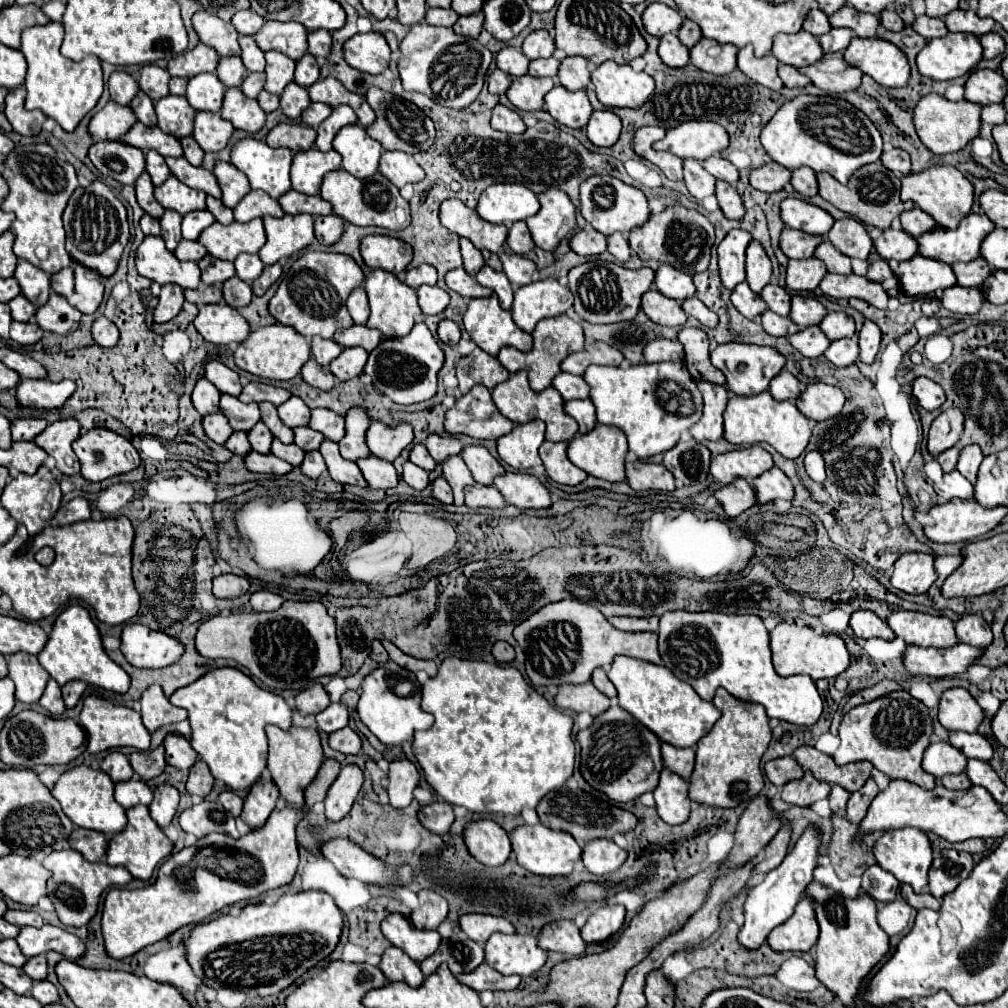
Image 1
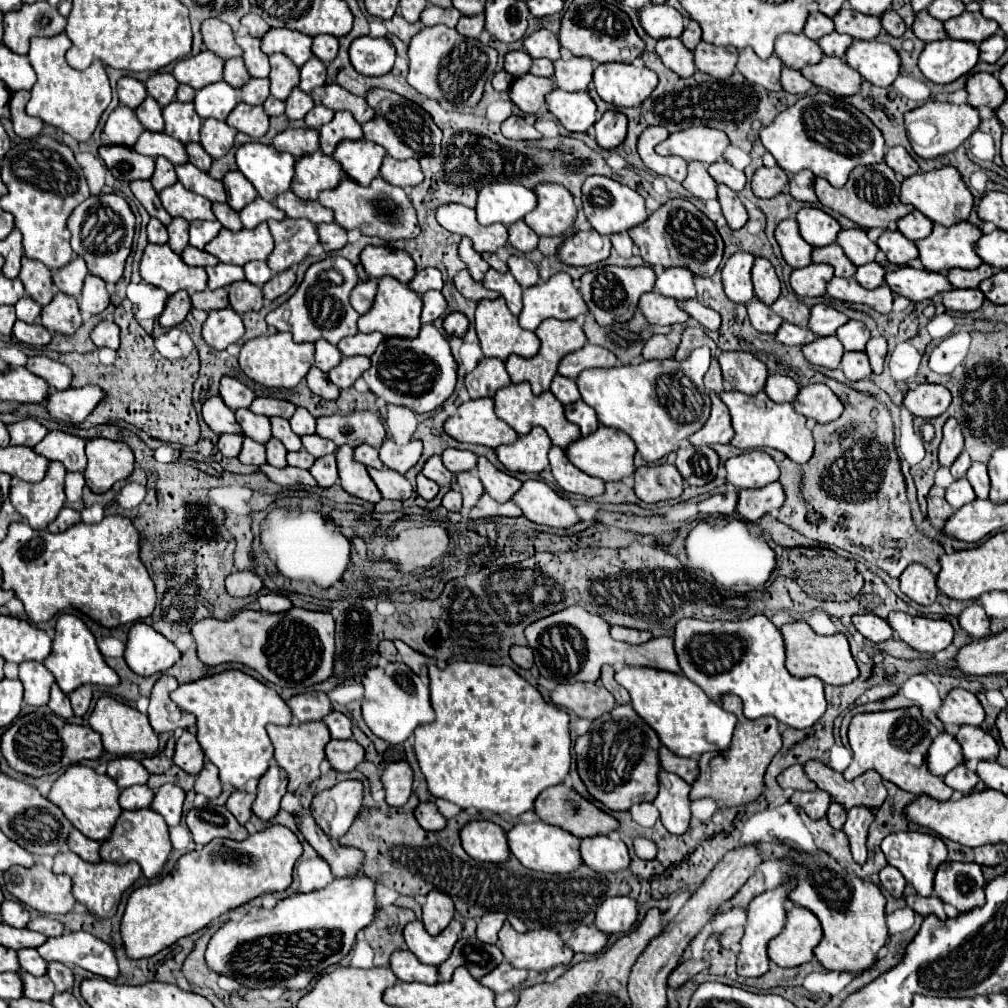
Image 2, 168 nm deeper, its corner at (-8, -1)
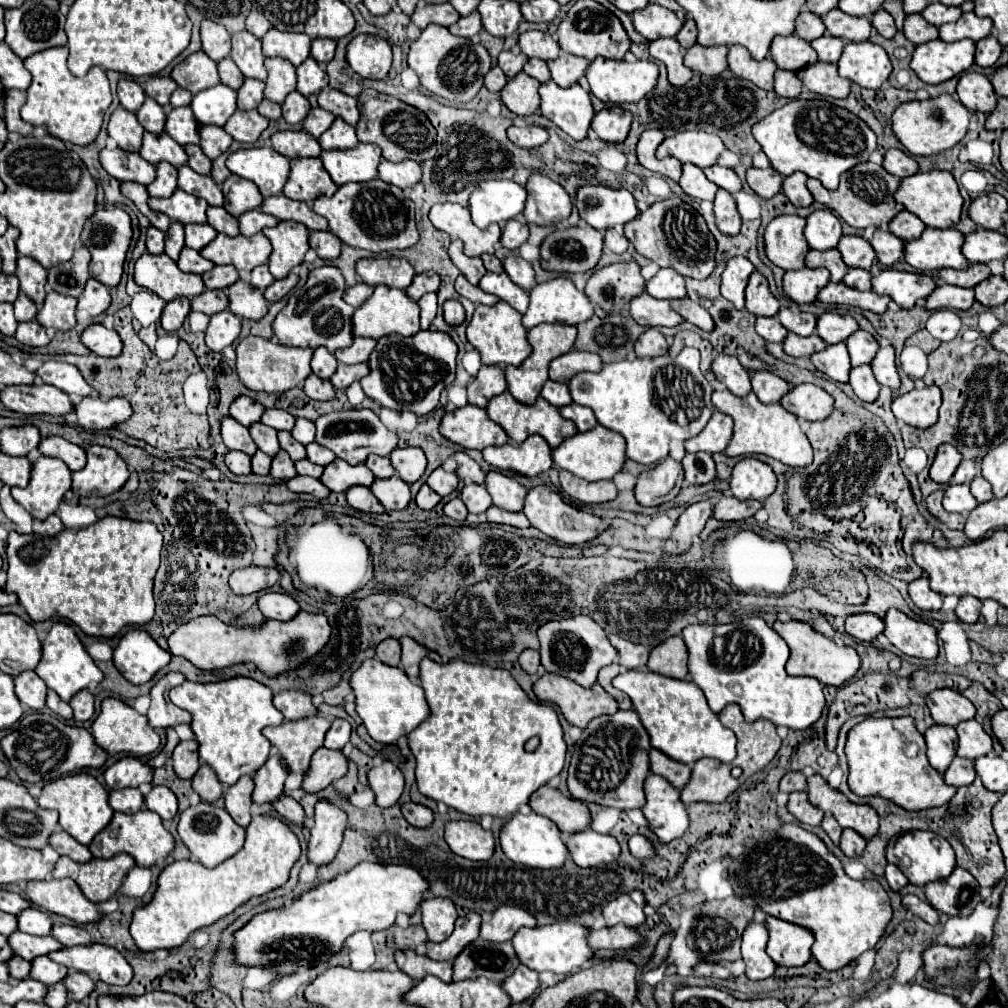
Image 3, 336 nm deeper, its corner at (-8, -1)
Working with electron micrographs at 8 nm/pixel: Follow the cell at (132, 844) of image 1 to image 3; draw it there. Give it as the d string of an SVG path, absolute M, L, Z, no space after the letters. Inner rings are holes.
M143 808L137 814L115 814L113 820L109 822L109 826L105 826L93 838L93 842L89 844L89 850L95 858L113 858L113 856L125 852L125 854L131 854L135 858L137 866L145 868L145 866L153 866L155 862L167 858L171 854L173 846L175 846L175 840L165 830L163 820L155 812Z

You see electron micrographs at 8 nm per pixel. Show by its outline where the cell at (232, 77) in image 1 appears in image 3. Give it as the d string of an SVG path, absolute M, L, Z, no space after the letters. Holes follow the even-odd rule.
M225 58L225 60L217 62L217 66L219 66L221 82L227 84L229 88L233 88L233 90L239 90L241 84L245 82L245 76L241 76L241 70L237 68L237 64L233 64L233 60Z

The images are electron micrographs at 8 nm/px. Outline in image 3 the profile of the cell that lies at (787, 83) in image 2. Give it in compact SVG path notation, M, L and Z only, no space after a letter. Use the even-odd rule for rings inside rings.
M777 70L775 72L775 92L779 96L785 98L797 98L801 94L801 80L797 78L795 72L787 72L787 70Z

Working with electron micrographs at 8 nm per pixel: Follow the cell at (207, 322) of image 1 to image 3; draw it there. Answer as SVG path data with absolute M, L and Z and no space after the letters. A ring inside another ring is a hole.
M223 310L211 316L211 322L205 330L205 342L213 352L221 352L225 346L231 346L241 332L241 318L231 310Z

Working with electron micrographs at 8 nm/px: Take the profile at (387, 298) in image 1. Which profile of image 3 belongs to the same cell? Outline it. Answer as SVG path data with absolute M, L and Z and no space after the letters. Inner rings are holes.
M377 286L373 296L355 310L353 314L353 334L379 340L387 334L413 336L419 332L419 304L407 296L405 290L395 290L389 286Z

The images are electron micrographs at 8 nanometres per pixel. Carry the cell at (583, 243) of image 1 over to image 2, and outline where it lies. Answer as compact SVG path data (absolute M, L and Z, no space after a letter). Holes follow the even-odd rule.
M587 230L565 238L557 250L557 258L567 266L591 266L603 262L609 252L609 236L603 236L595 230Z

